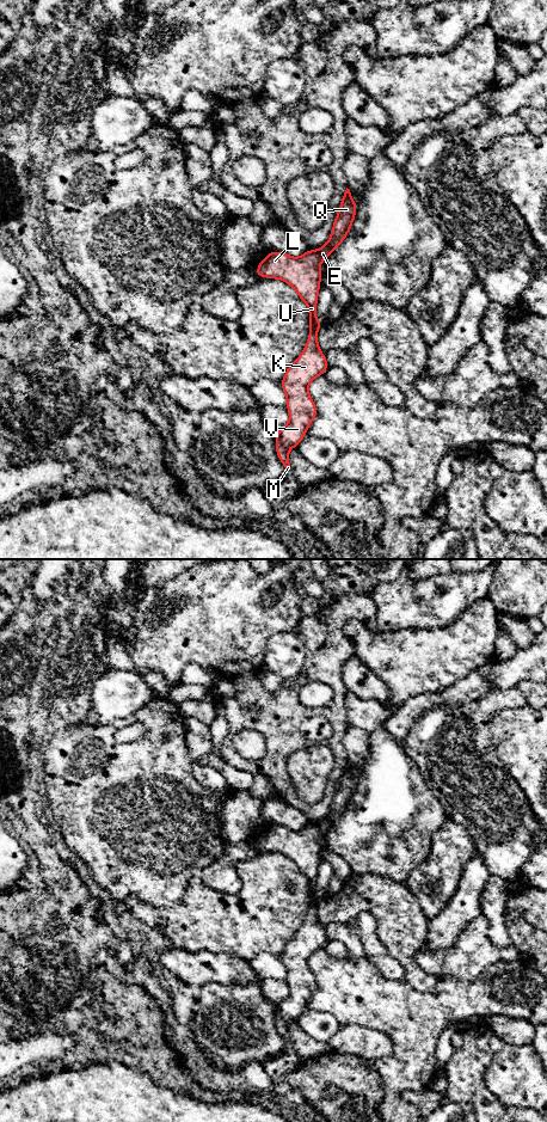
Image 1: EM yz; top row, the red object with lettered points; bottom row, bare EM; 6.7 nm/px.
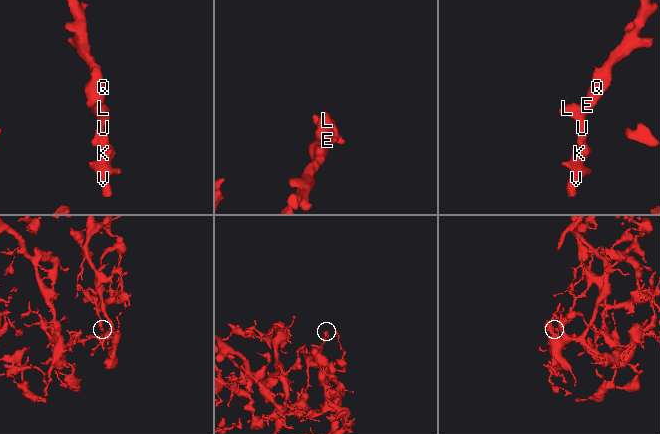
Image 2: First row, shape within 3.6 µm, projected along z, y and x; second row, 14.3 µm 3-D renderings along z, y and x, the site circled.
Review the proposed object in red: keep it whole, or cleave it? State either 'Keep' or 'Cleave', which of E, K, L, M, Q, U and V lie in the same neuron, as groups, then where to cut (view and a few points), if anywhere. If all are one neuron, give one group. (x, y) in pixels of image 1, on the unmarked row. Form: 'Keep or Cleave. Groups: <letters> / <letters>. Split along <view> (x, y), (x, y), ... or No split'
Cleave. Groups: E L Q U / K M V. Split along yz (309, 902), (315, 905)

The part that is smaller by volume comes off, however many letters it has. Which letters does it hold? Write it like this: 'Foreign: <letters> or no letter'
Foreign: K, M, V

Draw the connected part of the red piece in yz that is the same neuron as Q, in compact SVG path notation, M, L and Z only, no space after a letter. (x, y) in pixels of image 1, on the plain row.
M346 761L334 792L328 815L319 823L308 823L299 832L283 826L269 826L254 845L259 851L279 852L290 858L308 879L309 903L318 905L322 896L315 890L320 862L320 836L342 817L350 805L357 779Z

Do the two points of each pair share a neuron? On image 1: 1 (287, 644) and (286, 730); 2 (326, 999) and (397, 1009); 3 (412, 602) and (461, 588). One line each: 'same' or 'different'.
1: different
2: same
3: same

